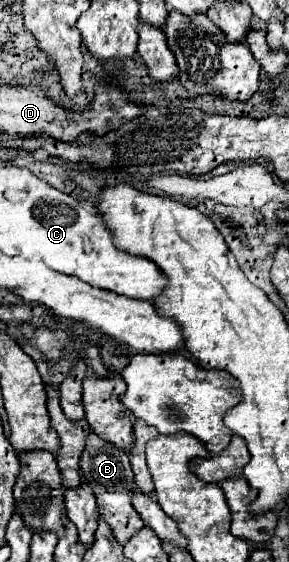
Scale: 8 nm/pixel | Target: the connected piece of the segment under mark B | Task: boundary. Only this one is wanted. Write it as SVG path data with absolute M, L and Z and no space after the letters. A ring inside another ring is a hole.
M90 432L86 438L86 446L82 450L82 456L80 456L80 472L82 472L82 478L86 480L86 484L94 490L98 510L104 516L104 520L108 522L108 526L112 528L116 540L120 544L126 544L144 526L144 522L140 520L138 512L132 506L134 474L130 468L128 454L124 450L116 448L114 444L102 440L98 434Z

